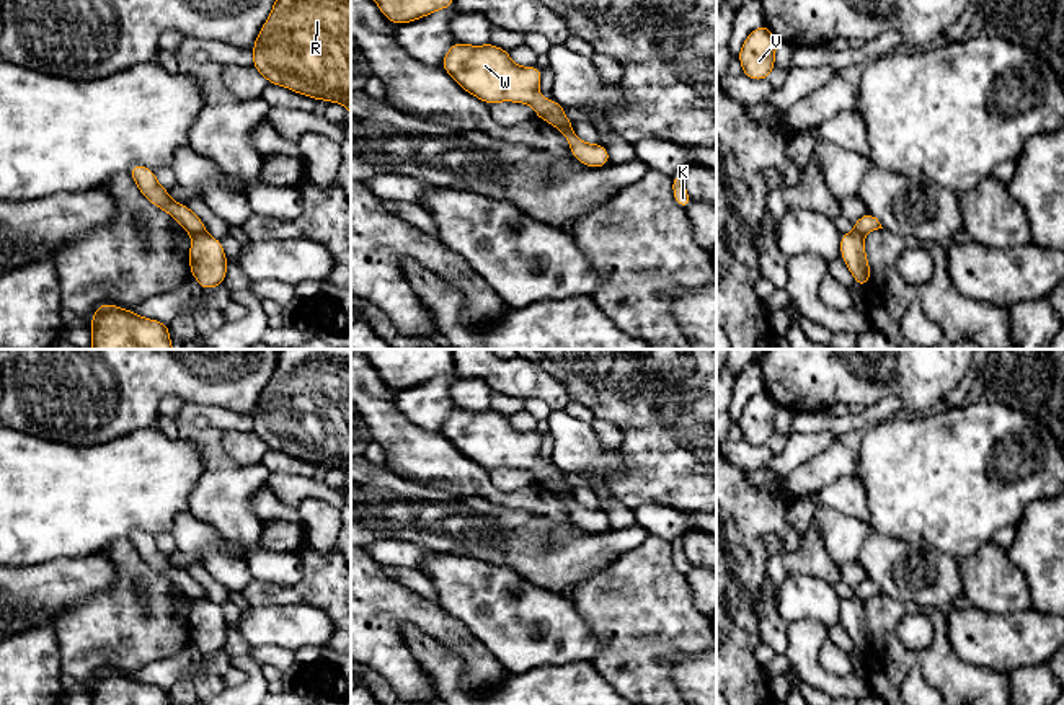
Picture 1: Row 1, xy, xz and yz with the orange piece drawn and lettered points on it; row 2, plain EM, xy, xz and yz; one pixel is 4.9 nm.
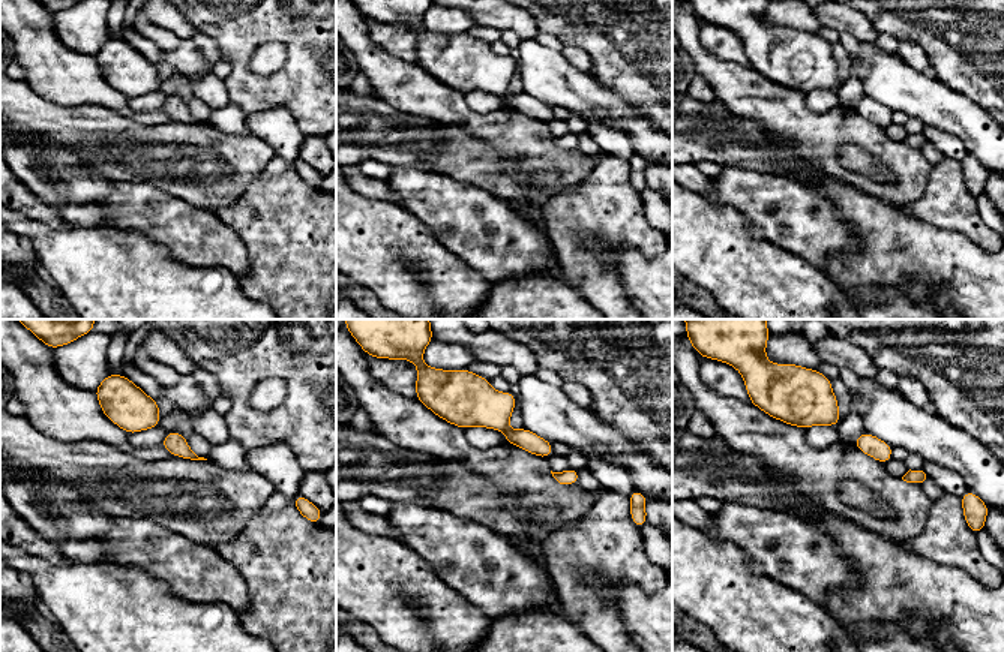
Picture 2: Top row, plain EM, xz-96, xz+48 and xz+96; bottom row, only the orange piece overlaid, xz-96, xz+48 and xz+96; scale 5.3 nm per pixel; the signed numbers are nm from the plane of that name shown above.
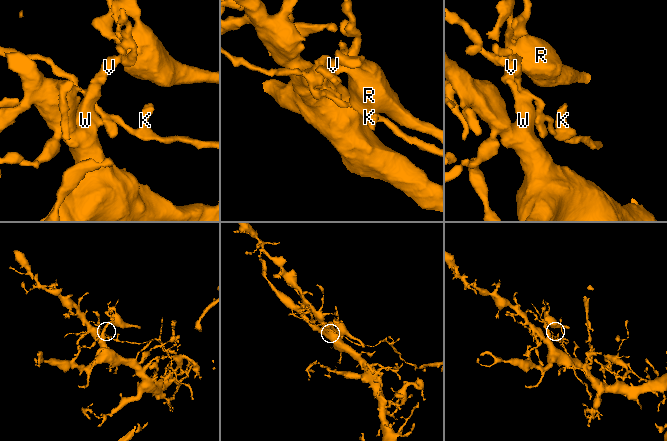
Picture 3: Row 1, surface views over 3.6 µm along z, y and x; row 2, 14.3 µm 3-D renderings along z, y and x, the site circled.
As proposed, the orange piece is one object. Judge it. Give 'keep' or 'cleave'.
cleave

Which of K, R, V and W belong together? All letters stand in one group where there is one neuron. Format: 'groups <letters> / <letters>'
groups K / R V W

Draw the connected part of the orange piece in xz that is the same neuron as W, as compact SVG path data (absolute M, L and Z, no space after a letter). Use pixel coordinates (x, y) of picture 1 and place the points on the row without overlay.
M455 406L442 424L441 432L468 460L490 472L501 467L530 470L535 483L548 490L573 491L561 470L552 463L540 462L540 432L516 431L506 415L491 408L470 411Z

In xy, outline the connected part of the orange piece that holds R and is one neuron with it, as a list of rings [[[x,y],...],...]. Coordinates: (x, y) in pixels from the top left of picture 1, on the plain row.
[[[282,349],[253,410],[253,432],[273,450],[343,470],[351,480],[351,349]]]

